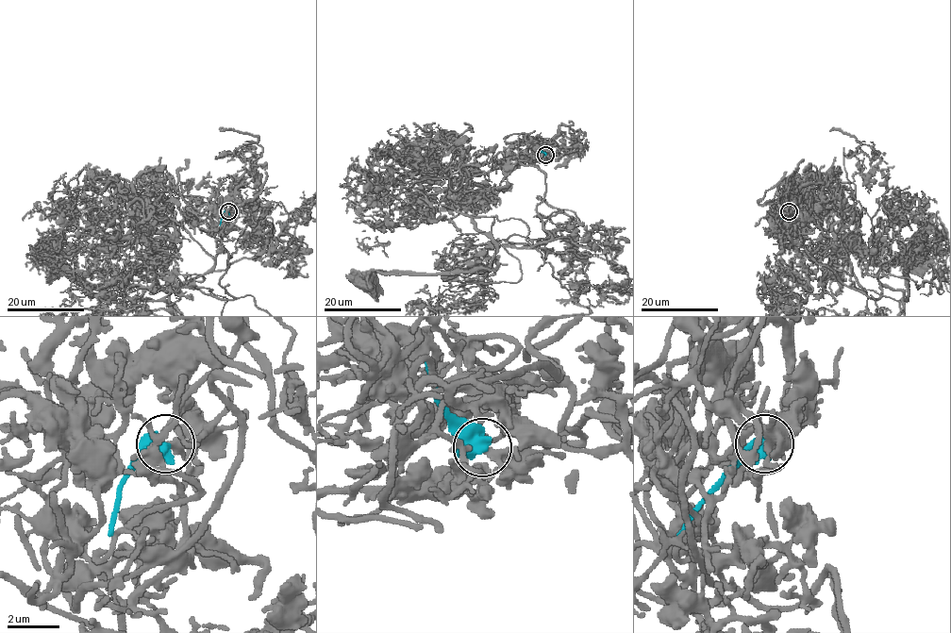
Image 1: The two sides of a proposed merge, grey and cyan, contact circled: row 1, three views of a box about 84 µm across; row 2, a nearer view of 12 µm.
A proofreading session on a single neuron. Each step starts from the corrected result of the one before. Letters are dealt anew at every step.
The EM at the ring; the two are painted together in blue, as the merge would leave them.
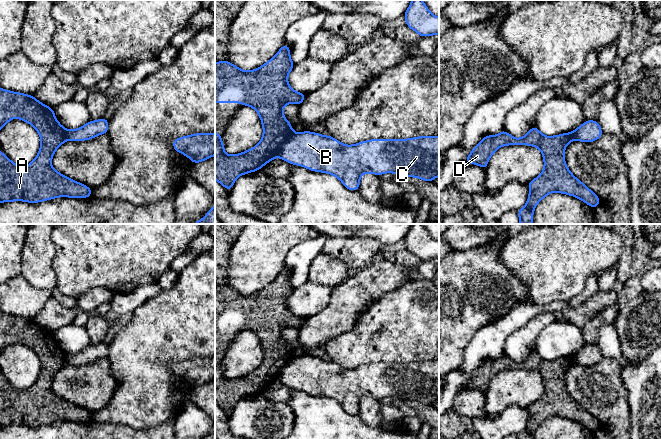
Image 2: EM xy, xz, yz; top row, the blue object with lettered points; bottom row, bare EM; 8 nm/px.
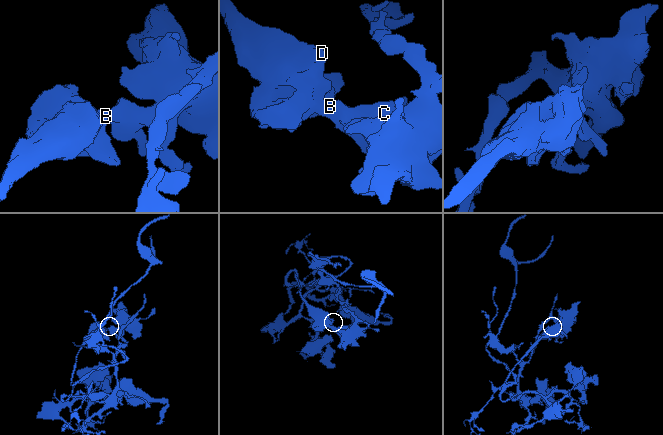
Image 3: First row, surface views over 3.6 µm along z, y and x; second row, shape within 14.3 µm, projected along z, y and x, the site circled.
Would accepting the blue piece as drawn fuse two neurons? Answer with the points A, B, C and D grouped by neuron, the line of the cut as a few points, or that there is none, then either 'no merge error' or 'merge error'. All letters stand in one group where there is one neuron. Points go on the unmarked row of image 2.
groups A D / B C; cut xz (293, 356), (281, 369), (277, 379); merge error

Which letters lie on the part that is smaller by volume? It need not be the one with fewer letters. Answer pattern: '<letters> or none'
A, D

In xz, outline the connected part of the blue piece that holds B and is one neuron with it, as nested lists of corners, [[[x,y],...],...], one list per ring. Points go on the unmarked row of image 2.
[[[303,355],[293,357],[280,371],[278,381],[311,395],[336,400],[350,415],[358,415],[364,397],[380,400],[396,397],[432,406],[439,400],[439,360],[420,360],[408,363],[371,363],[355,369],[344,369],[332,360]]]

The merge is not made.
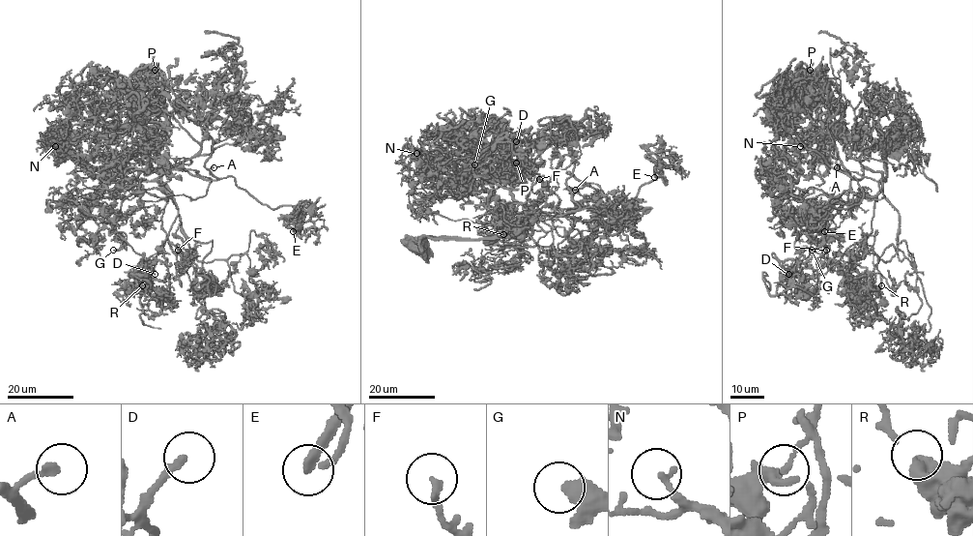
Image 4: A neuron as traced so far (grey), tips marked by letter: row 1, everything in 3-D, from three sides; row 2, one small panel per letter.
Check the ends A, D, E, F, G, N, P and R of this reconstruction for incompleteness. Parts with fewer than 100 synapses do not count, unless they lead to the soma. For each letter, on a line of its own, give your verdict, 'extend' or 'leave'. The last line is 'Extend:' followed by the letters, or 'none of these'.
A: extend
D: extend
E: extend
F: leave
G: leave
N: leave
P: leave
R: leave
Extend: A, D, E

